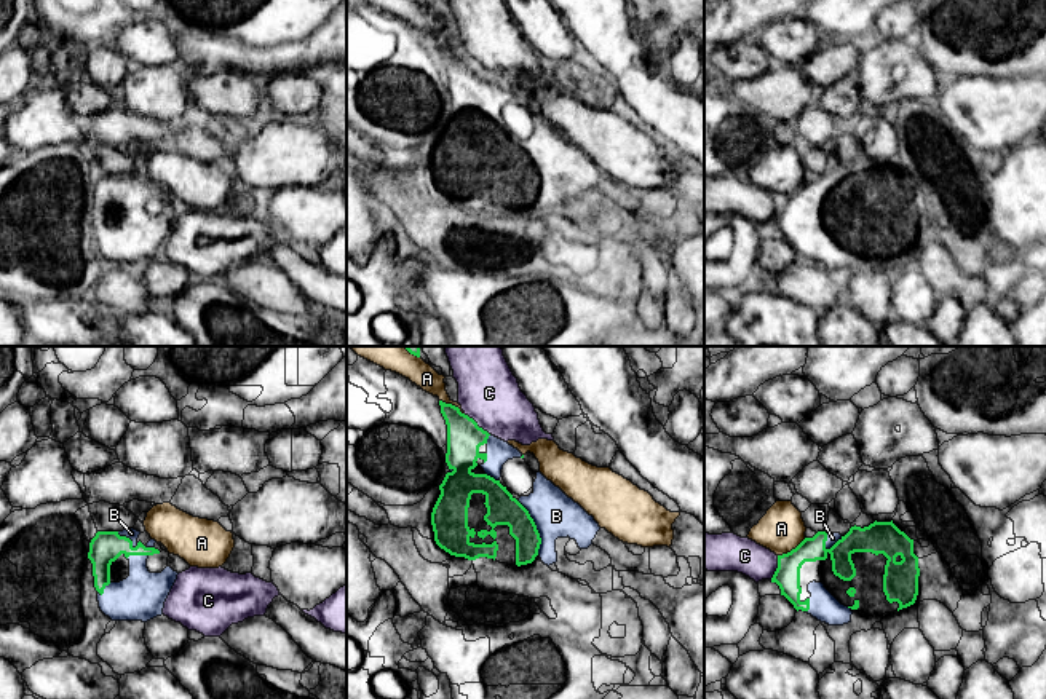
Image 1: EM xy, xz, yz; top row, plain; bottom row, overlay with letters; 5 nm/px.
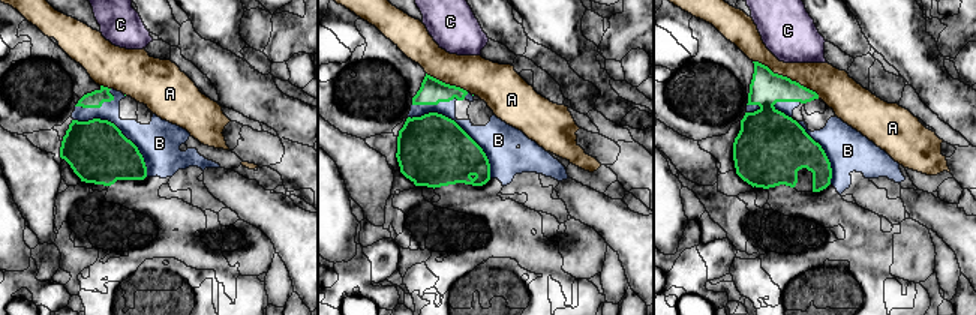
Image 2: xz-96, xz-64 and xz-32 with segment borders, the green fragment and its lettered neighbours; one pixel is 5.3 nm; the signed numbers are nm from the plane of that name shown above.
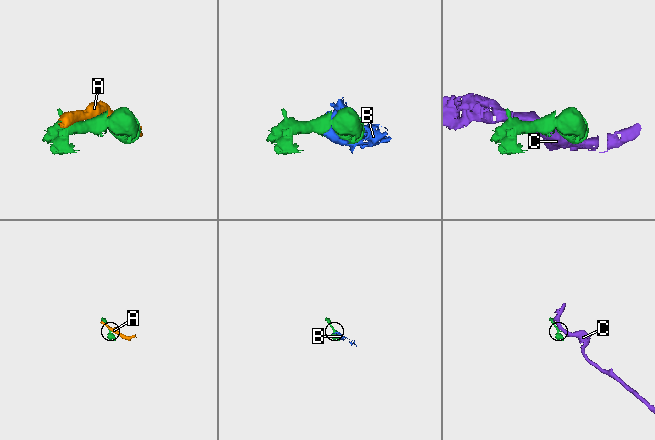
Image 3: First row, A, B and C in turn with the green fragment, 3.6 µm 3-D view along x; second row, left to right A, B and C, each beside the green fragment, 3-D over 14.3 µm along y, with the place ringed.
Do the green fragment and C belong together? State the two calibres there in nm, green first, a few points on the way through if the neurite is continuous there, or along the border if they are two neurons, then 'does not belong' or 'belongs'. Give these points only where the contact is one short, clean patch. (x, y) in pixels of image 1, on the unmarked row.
180/300 nm | along xz (463, 56), (489, 77) | does not belong

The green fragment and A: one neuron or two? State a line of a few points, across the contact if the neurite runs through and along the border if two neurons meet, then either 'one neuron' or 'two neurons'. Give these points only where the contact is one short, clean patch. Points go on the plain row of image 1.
line yz (805, 181), (778, 198); two neurons

